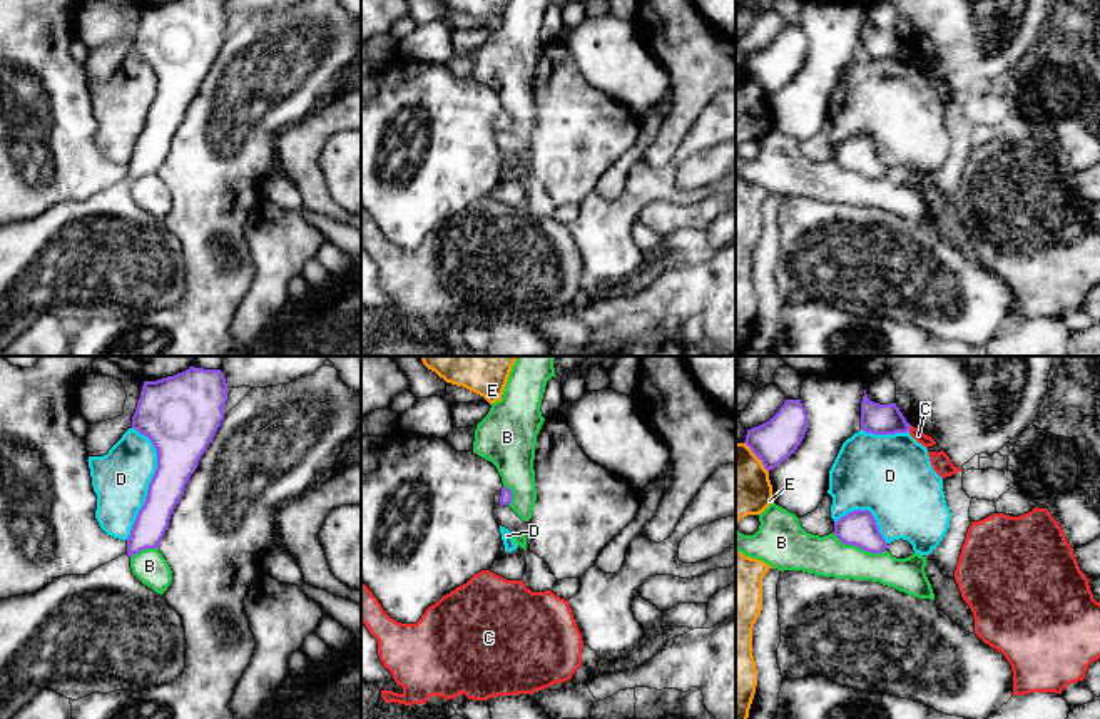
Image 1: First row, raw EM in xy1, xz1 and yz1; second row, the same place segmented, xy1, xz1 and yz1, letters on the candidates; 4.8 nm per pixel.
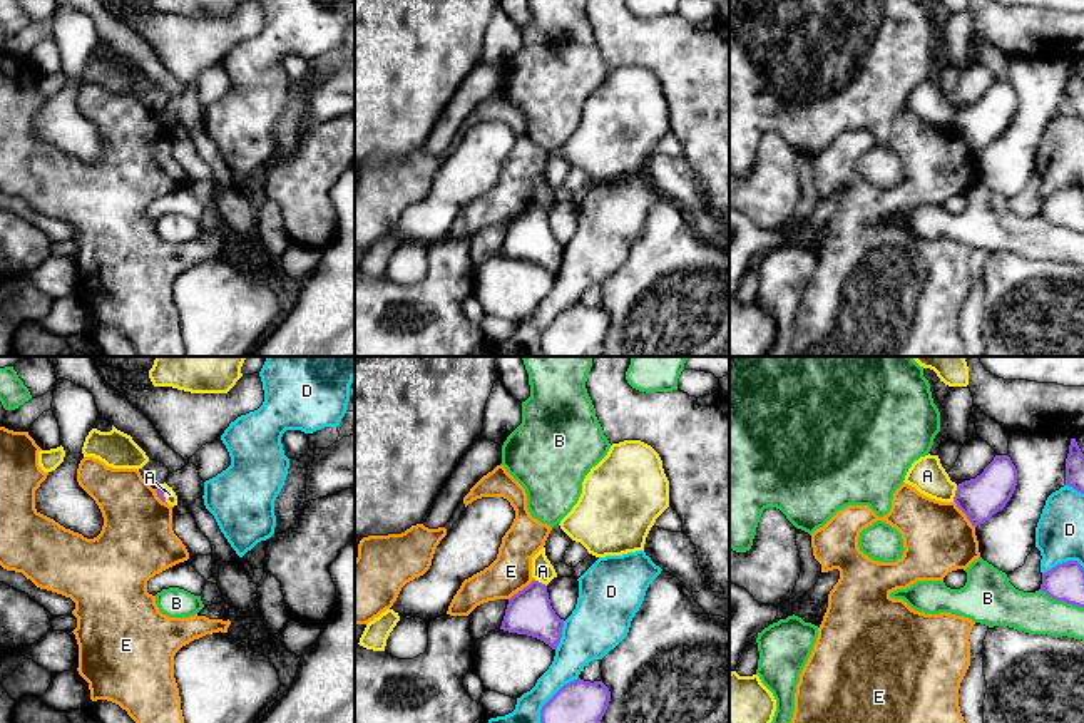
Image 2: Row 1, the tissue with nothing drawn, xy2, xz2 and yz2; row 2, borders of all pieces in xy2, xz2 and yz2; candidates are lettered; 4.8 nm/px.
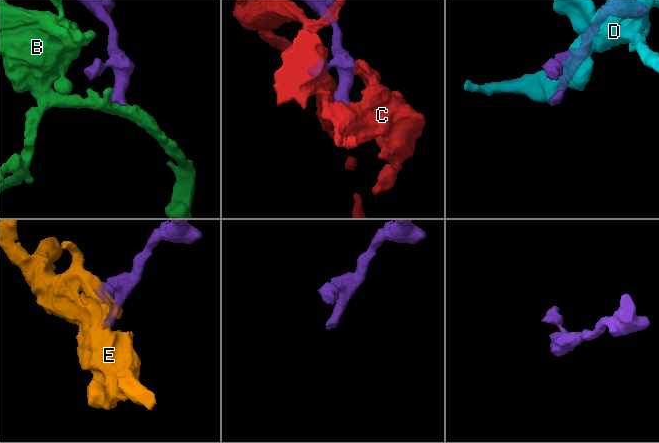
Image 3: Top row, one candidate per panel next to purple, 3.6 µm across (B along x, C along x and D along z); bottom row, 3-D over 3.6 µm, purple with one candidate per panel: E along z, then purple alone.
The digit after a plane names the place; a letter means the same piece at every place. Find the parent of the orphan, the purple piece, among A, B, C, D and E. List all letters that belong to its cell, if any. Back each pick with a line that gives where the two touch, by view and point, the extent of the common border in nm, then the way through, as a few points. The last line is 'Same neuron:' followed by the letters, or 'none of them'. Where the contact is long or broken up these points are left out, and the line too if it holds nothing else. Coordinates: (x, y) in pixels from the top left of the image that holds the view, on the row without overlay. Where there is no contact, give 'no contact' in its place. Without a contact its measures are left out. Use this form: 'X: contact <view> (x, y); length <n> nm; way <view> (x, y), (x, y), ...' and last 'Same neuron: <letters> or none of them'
Same neuron: none of them

